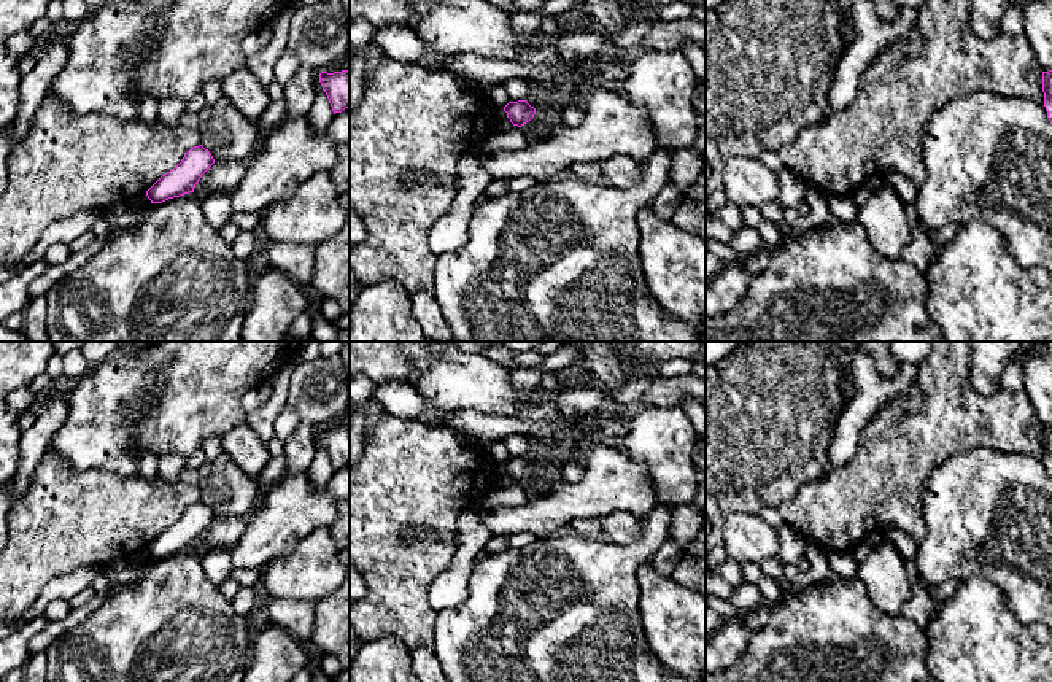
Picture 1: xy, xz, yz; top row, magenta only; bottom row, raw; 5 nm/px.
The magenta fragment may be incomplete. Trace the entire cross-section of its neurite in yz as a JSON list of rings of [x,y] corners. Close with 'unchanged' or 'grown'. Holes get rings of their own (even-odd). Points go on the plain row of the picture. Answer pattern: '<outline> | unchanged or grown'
[[[1052,426],[1042,428],[1042,448],[1047,474],[1052,479]]] | unchanged

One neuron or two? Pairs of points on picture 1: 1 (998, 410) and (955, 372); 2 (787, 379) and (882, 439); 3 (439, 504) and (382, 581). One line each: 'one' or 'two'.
1: one
2: two
3: one

